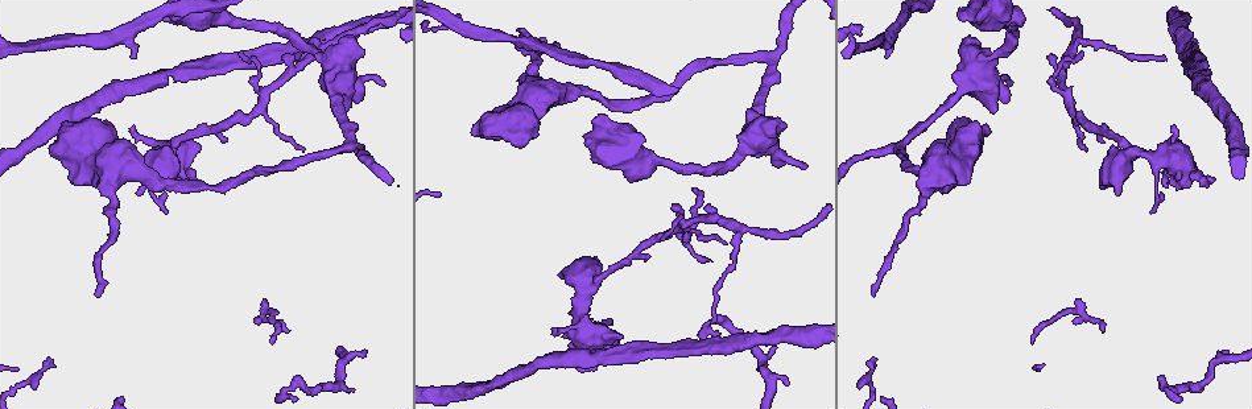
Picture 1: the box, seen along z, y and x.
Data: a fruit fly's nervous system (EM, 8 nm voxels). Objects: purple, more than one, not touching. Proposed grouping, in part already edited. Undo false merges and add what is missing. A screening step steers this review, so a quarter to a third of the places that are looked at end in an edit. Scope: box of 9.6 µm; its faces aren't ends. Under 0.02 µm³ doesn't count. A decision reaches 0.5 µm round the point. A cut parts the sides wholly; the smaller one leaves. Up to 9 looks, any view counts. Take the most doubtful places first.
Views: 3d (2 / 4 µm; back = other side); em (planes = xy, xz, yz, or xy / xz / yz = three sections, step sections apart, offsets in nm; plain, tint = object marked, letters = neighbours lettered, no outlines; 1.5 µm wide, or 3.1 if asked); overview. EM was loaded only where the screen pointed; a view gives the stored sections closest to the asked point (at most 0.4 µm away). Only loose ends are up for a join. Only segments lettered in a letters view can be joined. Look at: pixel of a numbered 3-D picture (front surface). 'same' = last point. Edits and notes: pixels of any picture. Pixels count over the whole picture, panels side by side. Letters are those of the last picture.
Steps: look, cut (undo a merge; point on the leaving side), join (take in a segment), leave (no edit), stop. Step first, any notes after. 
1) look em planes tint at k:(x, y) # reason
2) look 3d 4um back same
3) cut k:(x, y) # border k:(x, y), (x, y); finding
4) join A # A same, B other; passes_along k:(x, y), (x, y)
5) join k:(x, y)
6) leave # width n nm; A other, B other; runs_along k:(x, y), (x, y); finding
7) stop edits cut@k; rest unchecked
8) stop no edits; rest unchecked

look 3d 2um at 1:(885, 55) # an open end

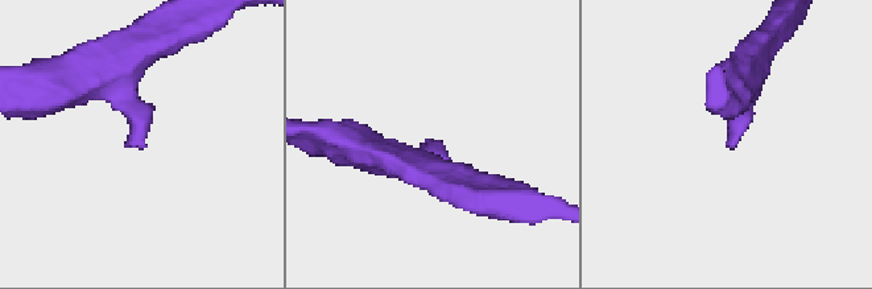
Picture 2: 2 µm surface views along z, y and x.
look em xy step 8 tint at 2:(127, 146)

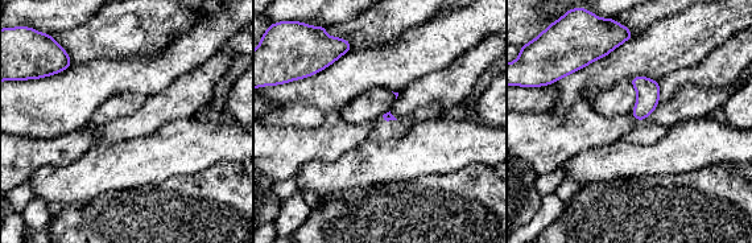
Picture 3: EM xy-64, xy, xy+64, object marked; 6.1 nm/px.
look em planes letters same

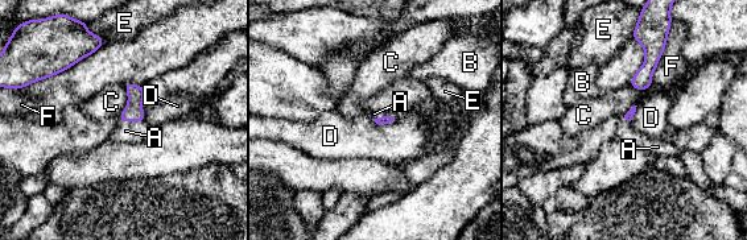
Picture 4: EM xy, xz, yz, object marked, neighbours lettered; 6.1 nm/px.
join A # A same, B other, C other, D other, E other, F other; it goes on there

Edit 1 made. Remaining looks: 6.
look overview # see it whole again

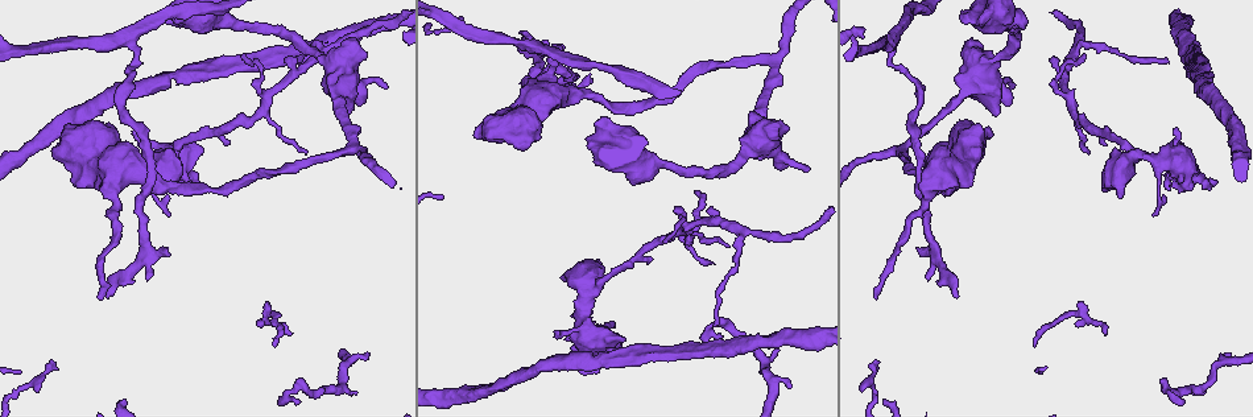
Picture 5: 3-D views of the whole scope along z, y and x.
look em planes tint at 5:(1216, 181) # thick end

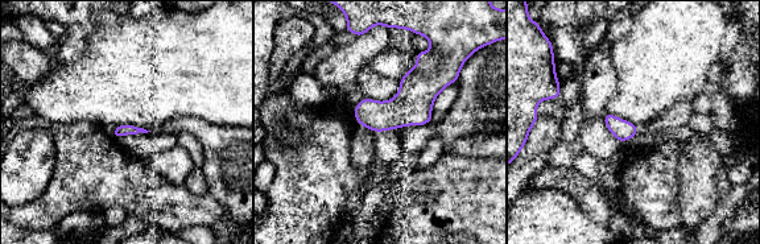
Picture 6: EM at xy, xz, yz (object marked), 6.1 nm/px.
look em planes letters same

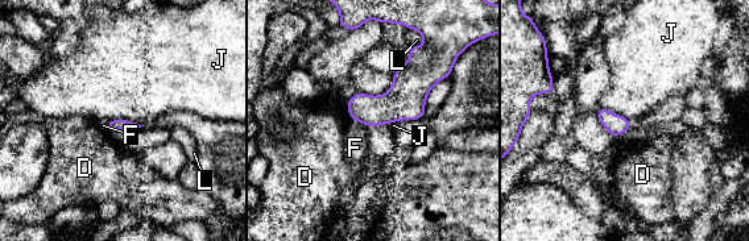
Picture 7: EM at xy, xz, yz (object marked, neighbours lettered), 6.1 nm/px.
leave # D other, F other, J other, L other; border 7:(108, 120), (131, 120), (143, 125); no lettered segment goes on from it

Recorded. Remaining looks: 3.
look 3d 2um at 5:(953, 296) # an open end

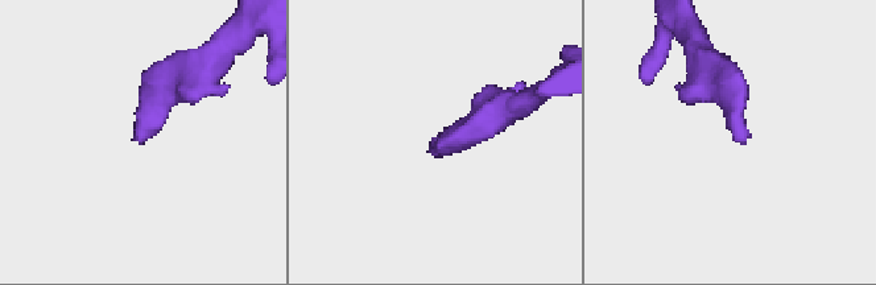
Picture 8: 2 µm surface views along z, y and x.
look em yz step 8 tint at 8:(133, 138)

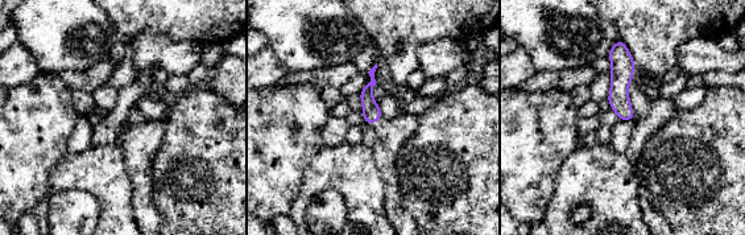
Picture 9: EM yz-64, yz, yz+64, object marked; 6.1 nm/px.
look em planes letters same

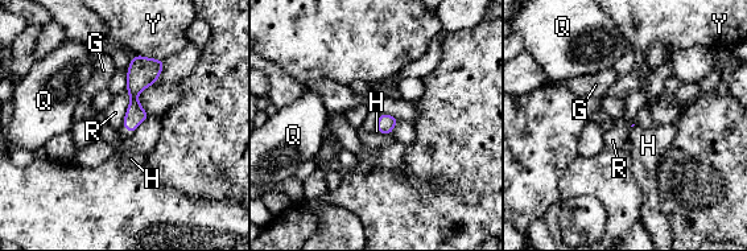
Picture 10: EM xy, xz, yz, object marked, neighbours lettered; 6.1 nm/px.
join H # G other, H same, Q other, R other, Y other; the neuron continues

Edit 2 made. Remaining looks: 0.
stop edits join@4, join@10; rest unchecked

